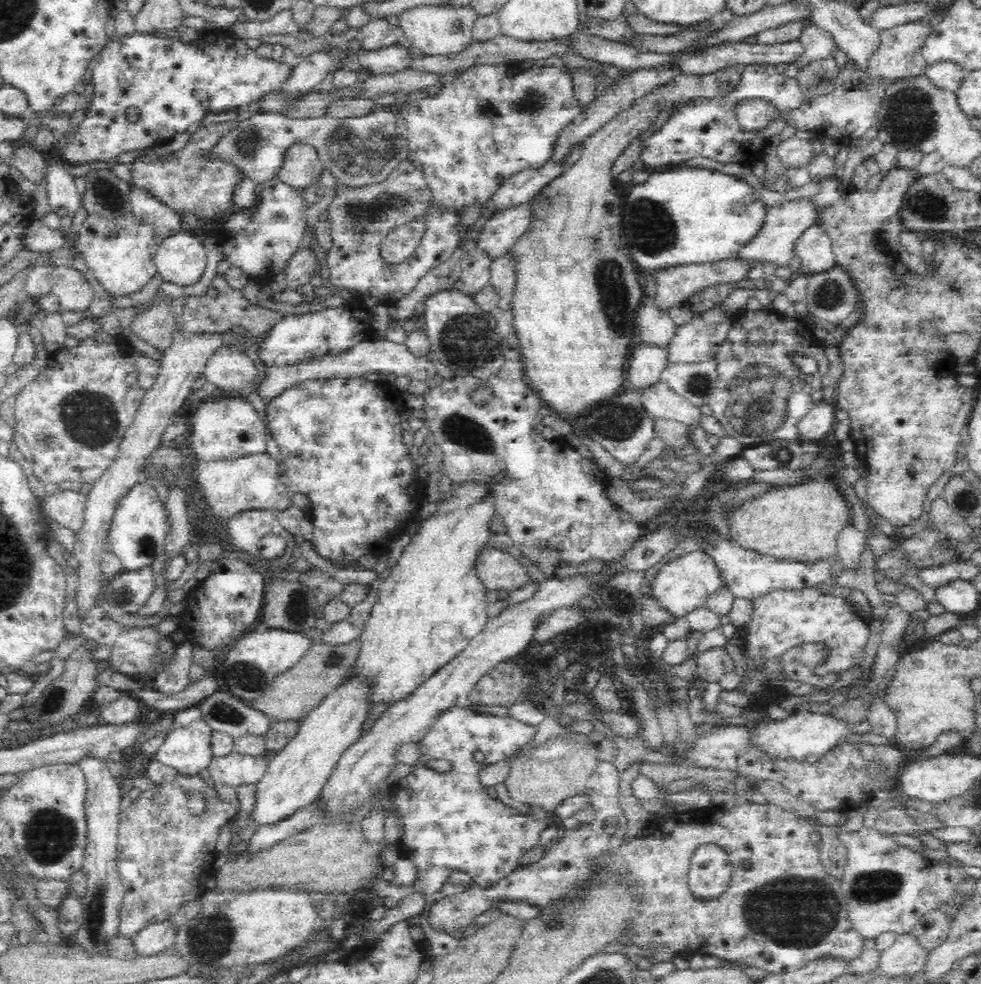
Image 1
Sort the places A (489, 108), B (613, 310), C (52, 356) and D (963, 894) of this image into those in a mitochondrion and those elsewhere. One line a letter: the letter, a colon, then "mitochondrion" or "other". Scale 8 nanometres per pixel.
A: mitochondrion
B: mitochondrion
C: other
D: other

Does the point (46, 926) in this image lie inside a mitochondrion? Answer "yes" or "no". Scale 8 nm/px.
no

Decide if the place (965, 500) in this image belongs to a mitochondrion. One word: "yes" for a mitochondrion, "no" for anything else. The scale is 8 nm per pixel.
yes

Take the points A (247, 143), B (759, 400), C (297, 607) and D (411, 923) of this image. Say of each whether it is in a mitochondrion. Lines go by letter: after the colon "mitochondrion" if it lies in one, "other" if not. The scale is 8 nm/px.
A: mitochondrion
B: mitochondrion
C: mitochondrion
D: other

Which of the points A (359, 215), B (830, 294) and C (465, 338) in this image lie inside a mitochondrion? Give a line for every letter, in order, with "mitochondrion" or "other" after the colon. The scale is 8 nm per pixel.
A: mitochondrion
B: mitochondrion
C: mitochondrion

